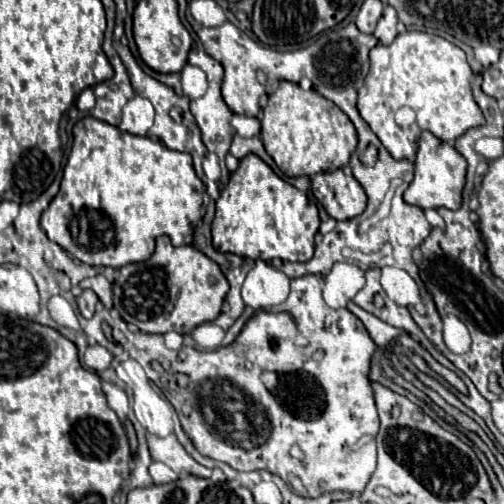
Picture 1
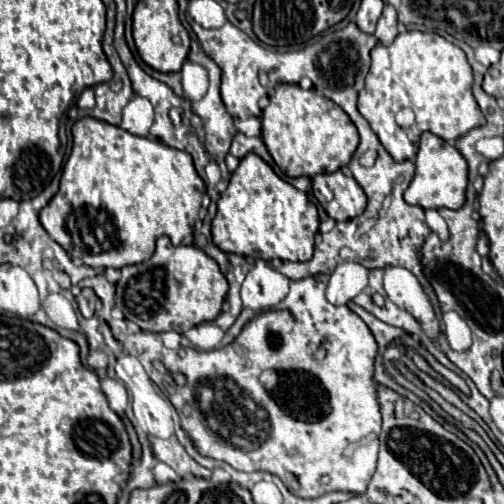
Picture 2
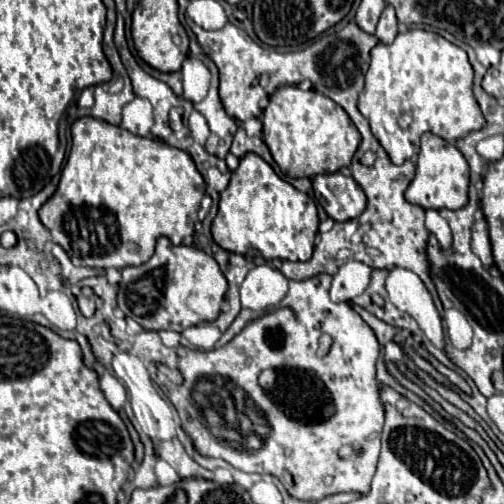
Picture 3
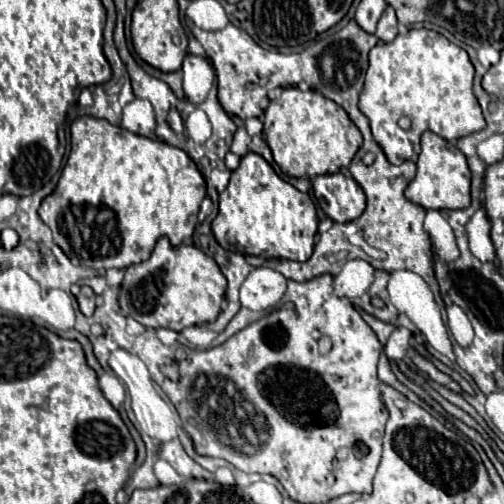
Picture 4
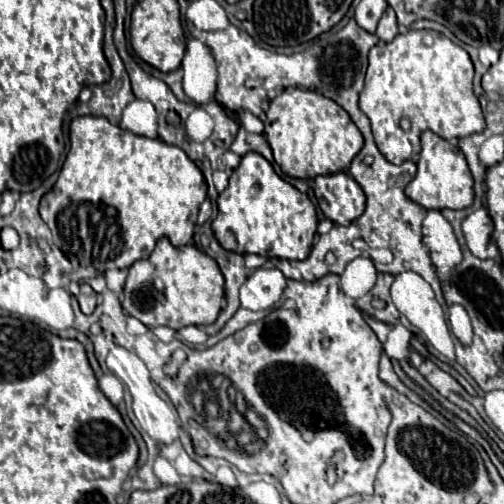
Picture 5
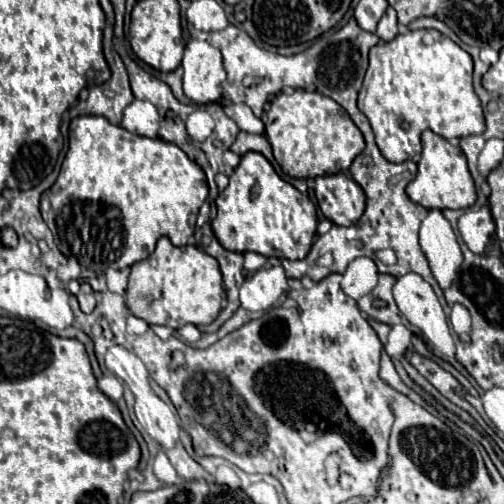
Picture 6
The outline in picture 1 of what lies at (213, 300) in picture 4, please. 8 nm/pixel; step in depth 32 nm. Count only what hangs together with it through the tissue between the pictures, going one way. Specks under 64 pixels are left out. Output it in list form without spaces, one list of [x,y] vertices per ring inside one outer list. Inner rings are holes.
[[[160,236],[156,238],[156,252],[148,260],[126,264],[118,270],[112,292],[114,308],[122,320],[138,326],[138,330],[148,334],[166,334],[172,330],[188,334],[196,326],[218,318],[228,292],[228,280],[218,264],[193,245],[172,246],[168,236]]]

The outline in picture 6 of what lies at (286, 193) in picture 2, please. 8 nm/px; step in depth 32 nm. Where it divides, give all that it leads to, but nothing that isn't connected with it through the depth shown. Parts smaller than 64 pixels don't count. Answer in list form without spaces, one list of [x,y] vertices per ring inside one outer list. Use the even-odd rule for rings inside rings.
[[[258,152],[242,156],[238,168],[230,176],[230,184],[220,192],[215,205],[217,214],[212,220],[212,230],[226,250],[302,260],[312,248],[318,225],[316,205],[306,193],[284,182],[272,164]]]

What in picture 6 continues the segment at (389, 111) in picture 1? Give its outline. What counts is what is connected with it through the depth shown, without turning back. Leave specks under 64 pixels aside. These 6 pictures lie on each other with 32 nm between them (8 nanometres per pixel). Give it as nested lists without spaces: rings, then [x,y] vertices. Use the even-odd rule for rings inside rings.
[[[410,30],[406,34],[398,34],[390,42],[378,42],[370,50],[370,66],[358,96],[358,108],[370,120],[382,156],[394,164],[420,158],[420,134],[426,130],[426,124],[432,132],[446,140],[484,132],[482,106],[472,90],[472,58],[456,42],[436,30]],[[404,120],[410,124],[408,130],[402,130],[400,126]]]

